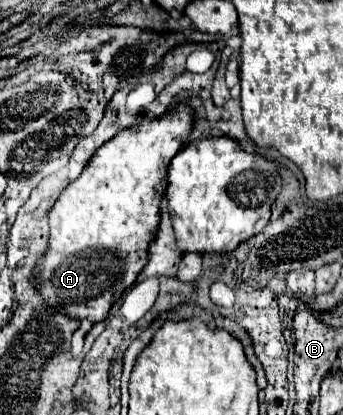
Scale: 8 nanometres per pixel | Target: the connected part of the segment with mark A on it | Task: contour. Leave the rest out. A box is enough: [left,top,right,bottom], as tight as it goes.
[34,105,192,323]

